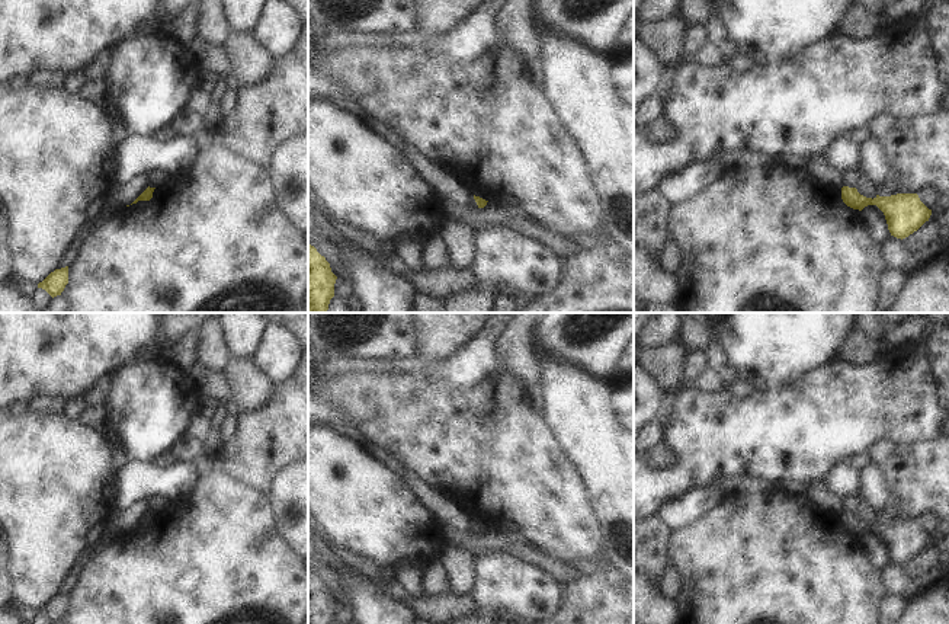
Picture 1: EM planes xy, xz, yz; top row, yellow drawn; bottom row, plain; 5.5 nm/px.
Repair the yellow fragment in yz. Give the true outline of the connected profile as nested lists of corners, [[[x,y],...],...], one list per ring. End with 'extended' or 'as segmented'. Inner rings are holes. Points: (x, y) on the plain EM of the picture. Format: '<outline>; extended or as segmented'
[[[843,512],[841,525],[847,532],[859,537],[876,531],[885,541],[891,561],[901,566],[917,557],[932,541],[932,535],[917,519],[876,521],[872,525],[860,521],[856,513]]]; as segmented

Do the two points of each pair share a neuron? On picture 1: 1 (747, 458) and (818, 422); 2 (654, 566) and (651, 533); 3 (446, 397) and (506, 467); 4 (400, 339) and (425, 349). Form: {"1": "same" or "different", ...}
{"1": "same", "2": "same", "3": "same", "4": "different"}

